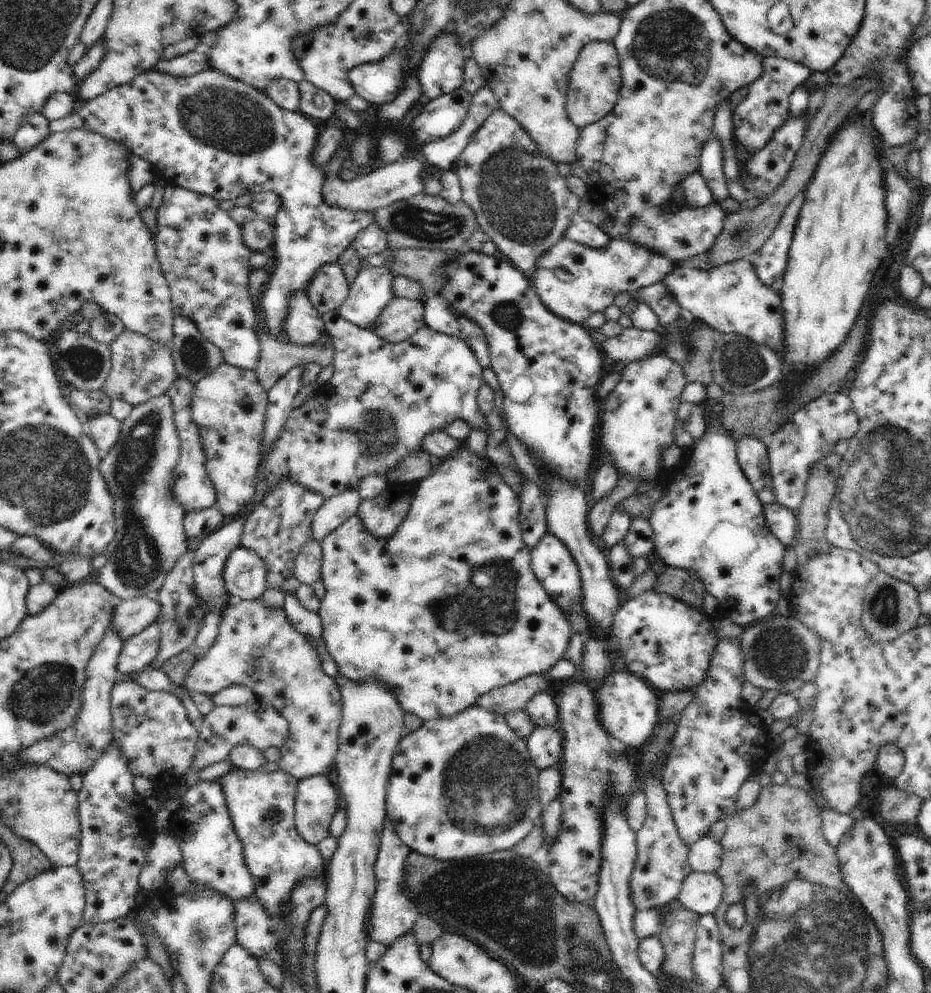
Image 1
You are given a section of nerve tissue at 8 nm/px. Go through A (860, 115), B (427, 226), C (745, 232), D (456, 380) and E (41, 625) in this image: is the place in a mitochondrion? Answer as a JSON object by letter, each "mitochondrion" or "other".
{"A":"other","B":"mitochondrion","C":"mitochondrion","D":"other","E":"other"}

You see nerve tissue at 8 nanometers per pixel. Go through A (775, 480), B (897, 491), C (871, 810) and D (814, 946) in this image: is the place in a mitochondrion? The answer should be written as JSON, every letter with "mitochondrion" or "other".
{"A":"other","B":"mitochondrion","C":"other","D":"mitochondrion"}

